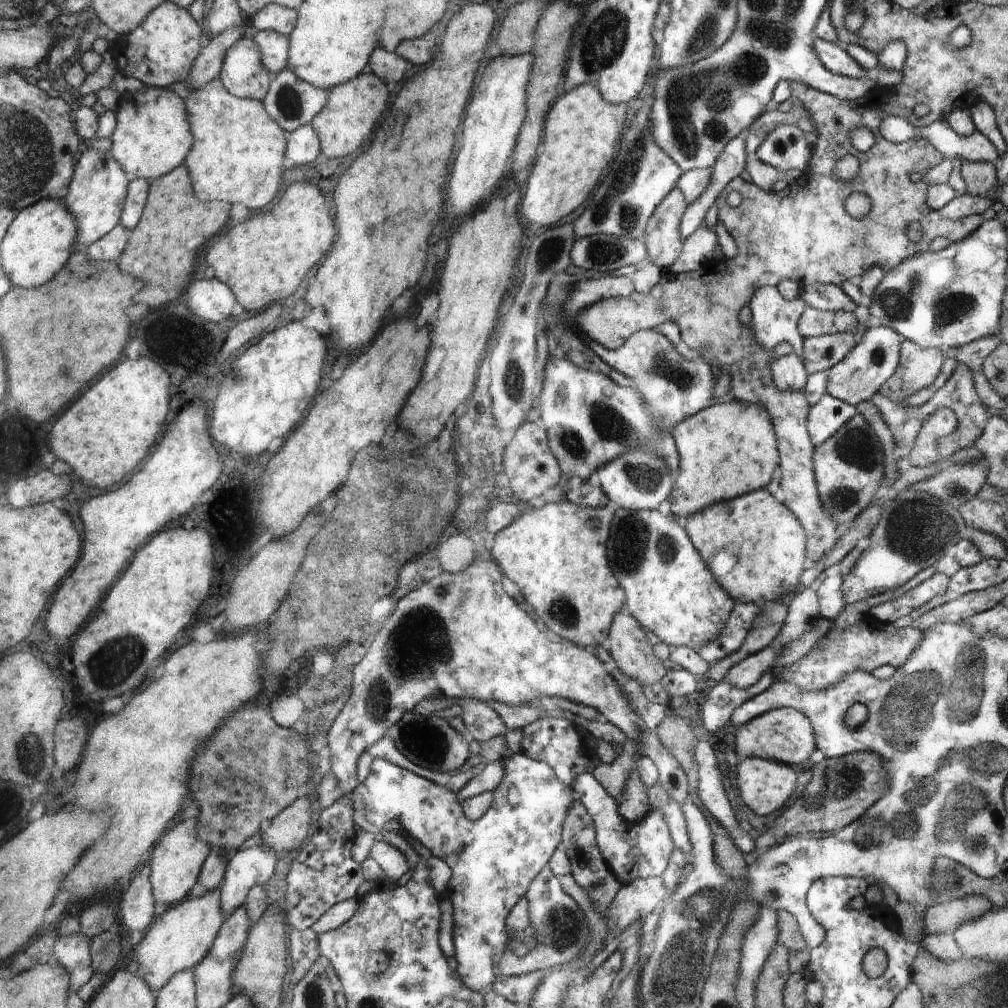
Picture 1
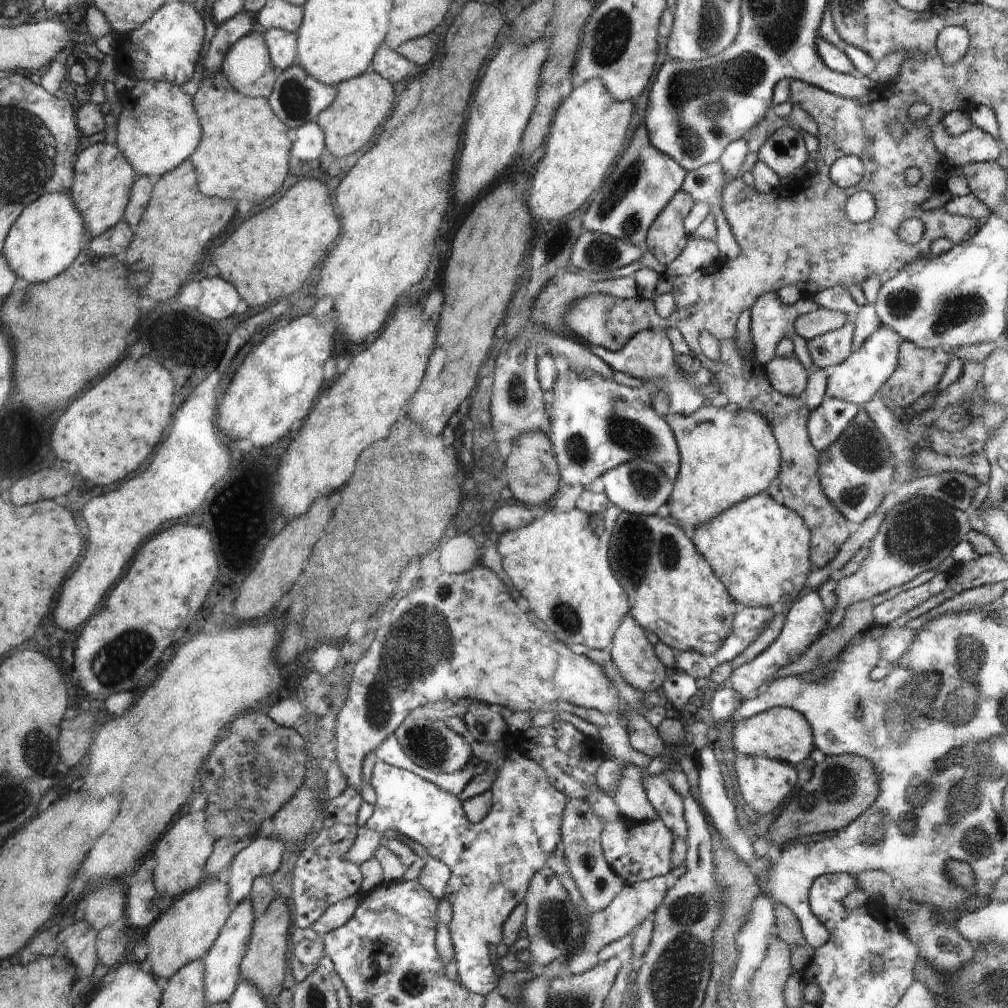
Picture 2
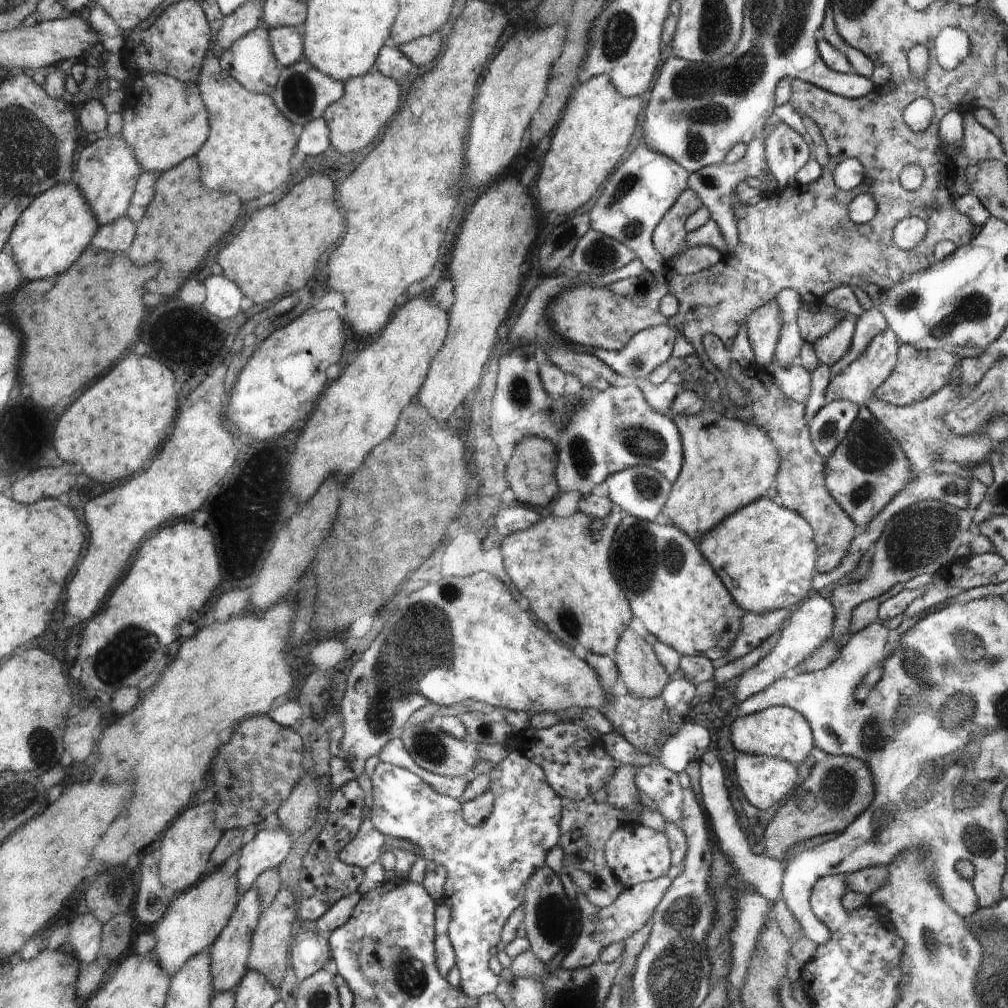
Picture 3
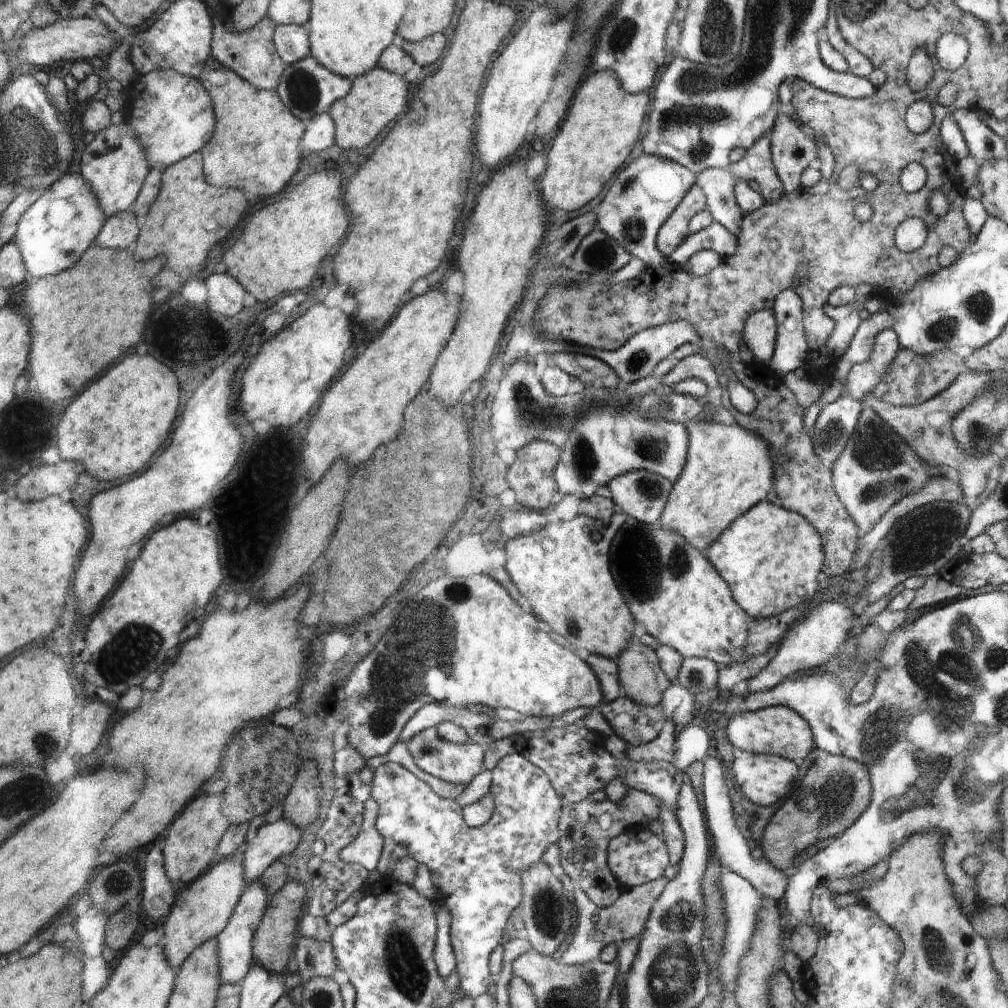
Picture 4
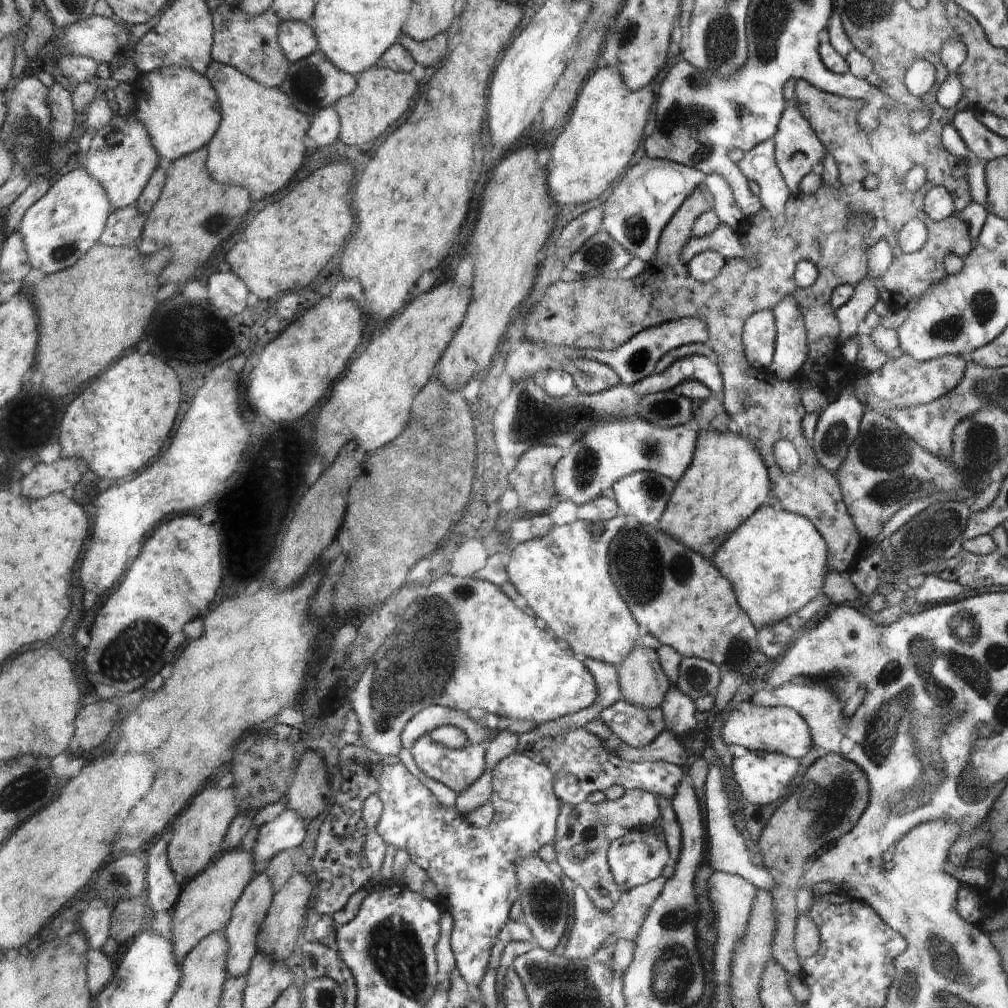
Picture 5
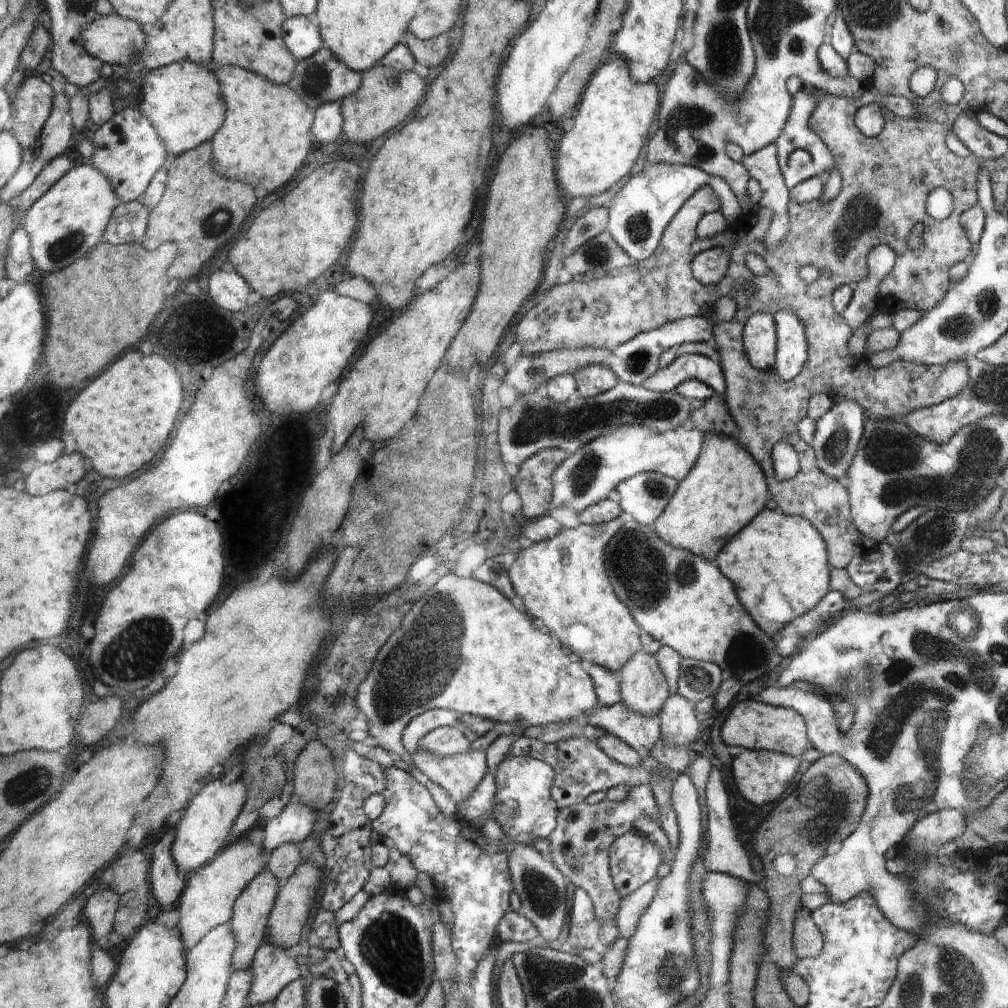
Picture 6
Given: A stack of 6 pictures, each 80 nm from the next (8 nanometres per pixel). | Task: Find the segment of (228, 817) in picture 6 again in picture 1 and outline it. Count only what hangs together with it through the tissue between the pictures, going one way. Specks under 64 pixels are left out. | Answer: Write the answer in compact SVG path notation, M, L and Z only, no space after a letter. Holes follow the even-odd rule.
M196 817L189 818L174 826L168 834L164 834L164 842L156 846L156 854L150 856L150 882L154 900L159 910L168 908L167 904L184 901L184 898L193 892L192 886L198 880L200 868L210 854L211 848L207 842L199 838L199 826Z

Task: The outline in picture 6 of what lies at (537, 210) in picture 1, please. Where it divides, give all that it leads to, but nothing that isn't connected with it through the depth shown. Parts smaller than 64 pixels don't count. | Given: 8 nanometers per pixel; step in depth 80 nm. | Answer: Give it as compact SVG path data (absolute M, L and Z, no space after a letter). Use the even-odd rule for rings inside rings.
M620 56L609 59L606 66L603 66L598 73L592 77L587 92L584 93L583 101L577 106L574 114L574 126L562 136L561 144L558 146L557 157L559 160L558 174L560 174L560 186L570 196L598 196L606 192L612 184L616 184L620 178L624 178L634 162L640 156L640 150L646 144L648 128L654 122L656 110L658 110L660 94L654 86L654 81L640 83L632 78L626 60Z

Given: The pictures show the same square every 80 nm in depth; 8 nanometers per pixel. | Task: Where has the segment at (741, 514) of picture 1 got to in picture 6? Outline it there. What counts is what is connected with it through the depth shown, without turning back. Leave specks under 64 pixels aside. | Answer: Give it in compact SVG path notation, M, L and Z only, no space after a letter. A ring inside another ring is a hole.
M763 510L715 558L720 570L740 586L740 602L769 636L803 617L827 596L828 560L823 535L808 519L778 510Z

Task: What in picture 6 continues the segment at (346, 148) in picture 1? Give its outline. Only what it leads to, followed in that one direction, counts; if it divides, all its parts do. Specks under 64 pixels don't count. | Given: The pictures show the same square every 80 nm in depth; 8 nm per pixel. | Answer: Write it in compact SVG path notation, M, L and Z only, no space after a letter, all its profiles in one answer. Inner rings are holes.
M376 64L362 72L360 88L341 100L343 114L343 138L354 142L370 142L388 128L402 122L412 110L424 102L426 86L414 71L396 71Z

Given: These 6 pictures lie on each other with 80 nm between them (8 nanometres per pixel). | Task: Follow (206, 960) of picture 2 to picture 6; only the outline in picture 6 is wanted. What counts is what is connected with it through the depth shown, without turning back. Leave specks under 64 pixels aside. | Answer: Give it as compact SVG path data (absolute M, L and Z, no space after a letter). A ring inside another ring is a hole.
M264 870L244 888L242 896L236 900L234 916L230 920L237 934L237 949L233 954L234 969L250 967L250 964L252 964L252 958L255 958L254 954L259 949L260 942L264 940L266 924L268 924L266 920L269 920L268 914L271 914L271 910L275 906L278 892L279 886L274 875L270 871Z

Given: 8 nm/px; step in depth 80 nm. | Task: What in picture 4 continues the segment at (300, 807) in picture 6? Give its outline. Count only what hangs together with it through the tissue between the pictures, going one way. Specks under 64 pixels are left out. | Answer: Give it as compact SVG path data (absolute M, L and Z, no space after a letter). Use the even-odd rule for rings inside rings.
M285 816L276 820L274 824L265 823L262 825L256 836L248 841L248 850L244 852L244 874L246 874L247 884L254 880L259 880L263 874L280 858L287 857L299 847L302 841L302 829L295 826L290 819Z

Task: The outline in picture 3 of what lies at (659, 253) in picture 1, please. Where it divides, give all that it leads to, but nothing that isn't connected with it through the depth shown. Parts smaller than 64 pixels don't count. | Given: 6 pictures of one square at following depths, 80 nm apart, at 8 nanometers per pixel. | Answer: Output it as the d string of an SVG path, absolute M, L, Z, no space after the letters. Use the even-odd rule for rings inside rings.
M690 187L684 189L684 198L672 205L672 214L660 221L654 232L654 245L663 258L670 262L670 259L682 254L684 245L687 245L687 220L692 214L698 212L704 206L703 199Z

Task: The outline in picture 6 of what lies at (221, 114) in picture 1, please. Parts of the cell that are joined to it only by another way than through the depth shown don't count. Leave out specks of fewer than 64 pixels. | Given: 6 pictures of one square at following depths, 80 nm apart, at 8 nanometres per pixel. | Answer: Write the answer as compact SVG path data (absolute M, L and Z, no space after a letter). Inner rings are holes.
M232 65L216 66L213 70L227 107L224 130L212 138L212 146L216 146L213 169L224 174L224 178L262 186L268 192L284 186L310 152L314 114L288 85L273 83L264 75Z

